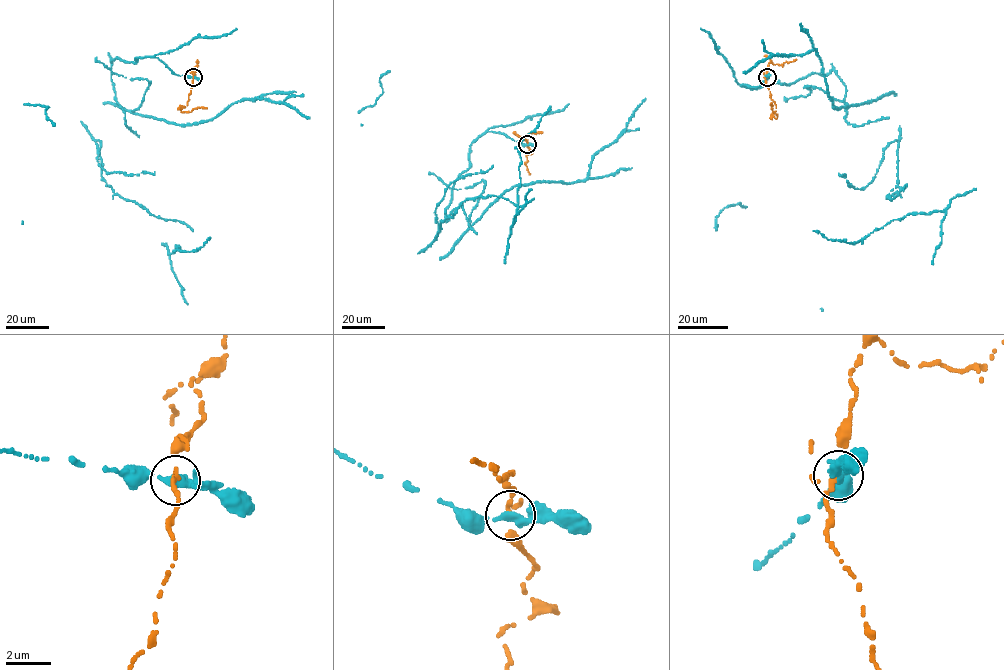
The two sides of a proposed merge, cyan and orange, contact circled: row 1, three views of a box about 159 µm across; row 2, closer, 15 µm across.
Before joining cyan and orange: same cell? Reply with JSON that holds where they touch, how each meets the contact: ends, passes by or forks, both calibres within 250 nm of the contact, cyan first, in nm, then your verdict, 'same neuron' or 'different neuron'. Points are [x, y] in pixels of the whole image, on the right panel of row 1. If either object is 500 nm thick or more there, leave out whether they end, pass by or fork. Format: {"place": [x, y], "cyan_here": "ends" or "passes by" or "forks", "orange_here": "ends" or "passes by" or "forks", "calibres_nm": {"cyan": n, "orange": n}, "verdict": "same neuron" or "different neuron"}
{"place": [767, 77], "cyan_here": "passes by", "orange_here": "forks", "calibres_nm": {"cyan": 340, "orange": 150}, "verdict": "different neuron"}

